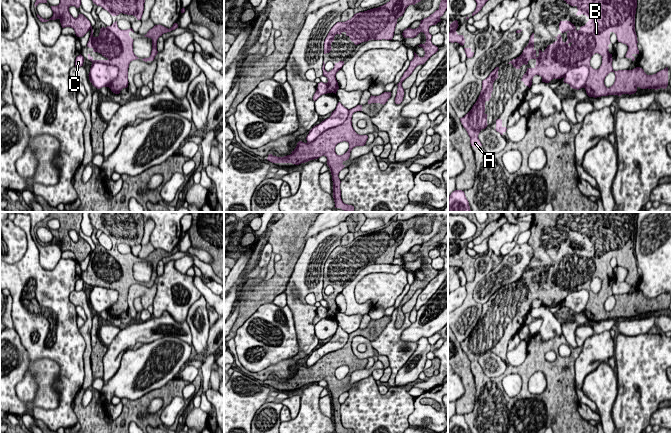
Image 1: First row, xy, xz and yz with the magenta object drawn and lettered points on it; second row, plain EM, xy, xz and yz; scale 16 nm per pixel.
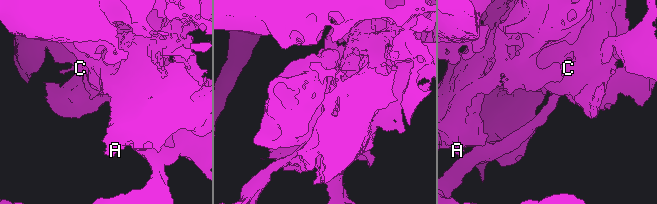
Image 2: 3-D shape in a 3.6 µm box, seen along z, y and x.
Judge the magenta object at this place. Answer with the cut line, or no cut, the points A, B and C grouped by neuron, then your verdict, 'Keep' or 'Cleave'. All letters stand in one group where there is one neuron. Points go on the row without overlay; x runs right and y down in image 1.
Split along xz (349, 334), (348, 340), (340, 348), (326, 353), (307, 367). Groups: A B / C. Cleave

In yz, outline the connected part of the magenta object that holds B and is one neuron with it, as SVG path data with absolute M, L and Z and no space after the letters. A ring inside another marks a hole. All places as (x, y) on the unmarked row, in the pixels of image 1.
M566 212L567 218L564 220L565 226L571 230L576 230L578 233L577 239L586 239L589 245L581 250L577 255L574 248L570 245L560 245L559 254L561 257L567 257L567 265L564 267L562 261L558 258L555 261L557 264L542 276L536 277L534 273L534 257L530 260L528 269L524 272L522 278L513 283L508 288L512 288L516 293L525 288L528 288L530 283L536 284L534 292L527 292L526 297L523 299L521 305L524 306L529 312L532 309L532 303L535 299L542 301L542 306L549 307L551 304L561 303L565 300L567 295L574 291L586 289L589 291L589 299L584 309L586 317L589 321L601 321L608 319L634 318L637 312L641 313L666 313L668 310L668 292L657 296L653 299L647 299L640 291L632 294L618 294L614 295L612 291L612 278L609 277L608 269L610 266L610 257L614 256L617 260L618 266L626 268L628 275L627 282L635 284L634 278L639 278L637 271L637 259L635 256L635 238L637 232L637 212ZM598 277L602 280L602 288L599 293L593 293L590 290L591 281ZM610 297L615 297L614 308L607 312L604 308L605 301Z

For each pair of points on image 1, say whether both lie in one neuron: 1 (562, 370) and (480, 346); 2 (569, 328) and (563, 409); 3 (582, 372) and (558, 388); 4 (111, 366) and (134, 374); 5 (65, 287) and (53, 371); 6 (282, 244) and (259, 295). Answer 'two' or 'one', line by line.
1: one
2: two
3: two
4: two
5: two
6: one

